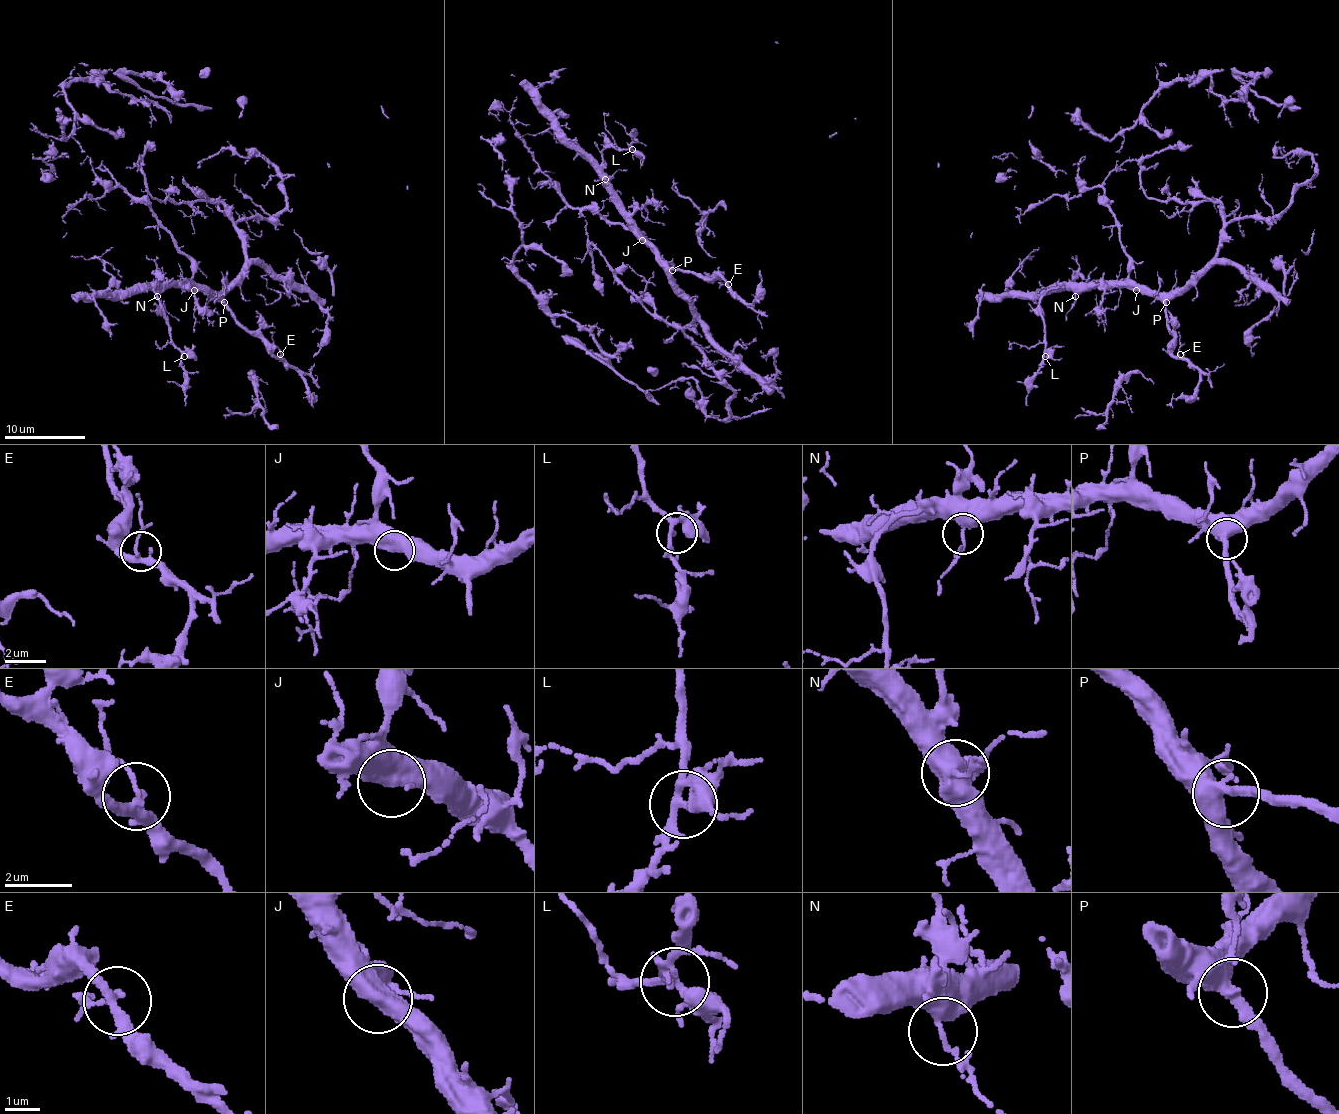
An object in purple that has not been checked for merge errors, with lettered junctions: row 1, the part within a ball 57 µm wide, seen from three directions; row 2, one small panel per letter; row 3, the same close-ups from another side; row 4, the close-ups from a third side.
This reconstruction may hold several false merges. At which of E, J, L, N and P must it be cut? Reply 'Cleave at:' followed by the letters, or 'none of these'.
Cleave at: none of these

